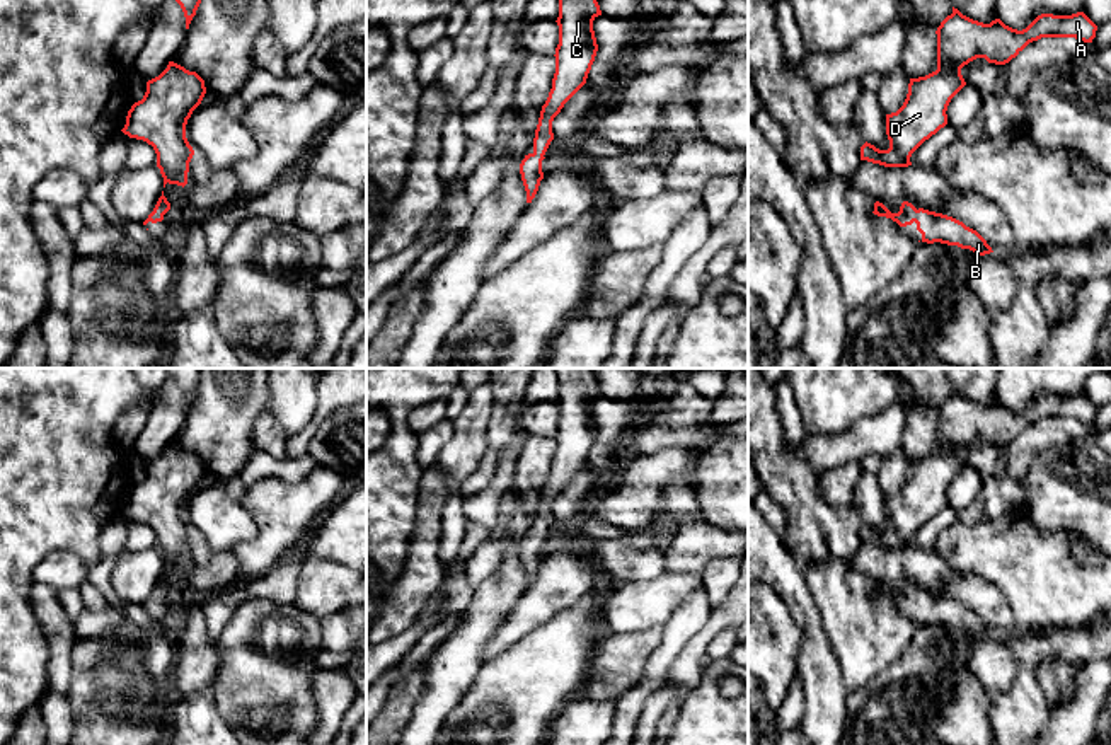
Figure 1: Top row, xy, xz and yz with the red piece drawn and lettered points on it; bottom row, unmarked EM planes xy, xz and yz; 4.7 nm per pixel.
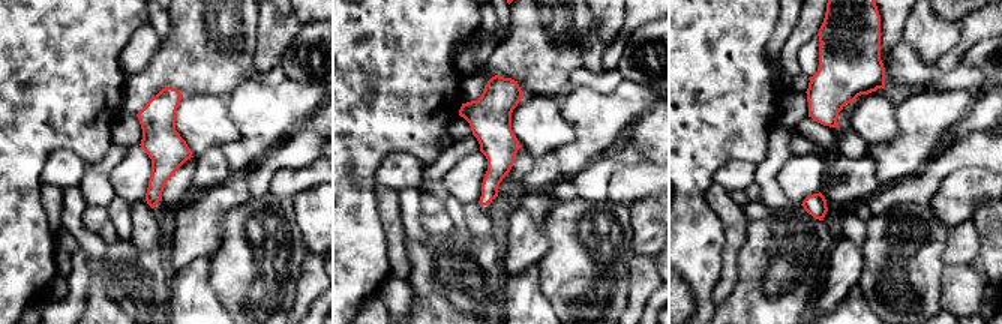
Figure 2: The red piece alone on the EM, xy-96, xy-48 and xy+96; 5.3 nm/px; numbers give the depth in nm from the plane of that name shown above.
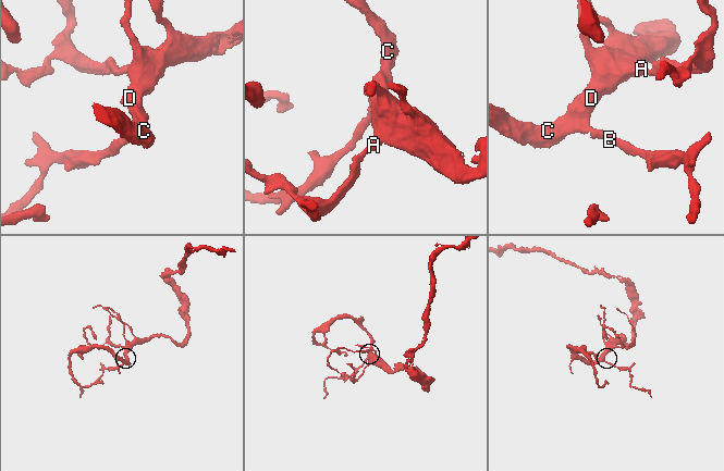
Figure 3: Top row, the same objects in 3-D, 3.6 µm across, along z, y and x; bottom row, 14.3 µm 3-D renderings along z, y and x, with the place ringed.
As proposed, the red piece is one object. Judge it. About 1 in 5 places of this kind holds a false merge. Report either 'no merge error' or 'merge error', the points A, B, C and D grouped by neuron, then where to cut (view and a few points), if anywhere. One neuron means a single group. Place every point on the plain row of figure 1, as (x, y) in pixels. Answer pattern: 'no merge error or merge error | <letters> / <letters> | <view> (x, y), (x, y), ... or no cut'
no merge error | A B C D | no cut

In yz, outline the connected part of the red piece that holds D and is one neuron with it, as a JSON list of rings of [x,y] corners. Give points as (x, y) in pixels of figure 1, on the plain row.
[[[953,389],[937,409],[937,452],[910,460],[903,488],[886,496],[888,532],[871,525],[861,528],[861,542],[884,549],[912,547],[912,535],[947,506],[947,488],[966,467],[961,450],[976,440],[1005,447],[1029,424],[1041,419],[1075,419],[1092,424],[1097,407],[1084,396],[1038,397],[1026,411],[1017,413],[1000,401],[983,406]]]

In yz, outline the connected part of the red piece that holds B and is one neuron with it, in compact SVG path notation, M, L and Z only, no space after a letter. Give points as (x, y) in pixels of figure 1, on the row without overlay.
M876 583L872 595L891 600L900 609L907 609L915 604L917 612L922 615L920 622L927 626L941 624L947 627L958 627L980 638L993 634L987 622L963 604L924 590L917 592L908 583L901 585L898 595L891 595L883 585Z

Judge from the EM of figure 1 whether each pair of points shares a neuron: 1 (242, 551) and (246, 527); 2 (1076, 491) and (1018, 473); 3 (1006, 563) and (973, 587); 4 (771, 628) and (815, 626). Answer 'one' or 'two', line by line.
1: two
2: two
3: two
4: two

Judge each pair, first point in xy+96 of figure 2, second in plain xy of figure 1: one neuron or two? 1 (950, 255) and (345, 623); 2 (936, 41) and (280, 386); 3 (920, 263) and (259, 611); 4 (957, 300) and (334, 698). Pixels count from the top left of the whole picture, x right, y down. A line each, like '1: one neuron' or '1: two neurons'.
1: one neuron
2: one neuron
3: one neuron
4: one neuron

